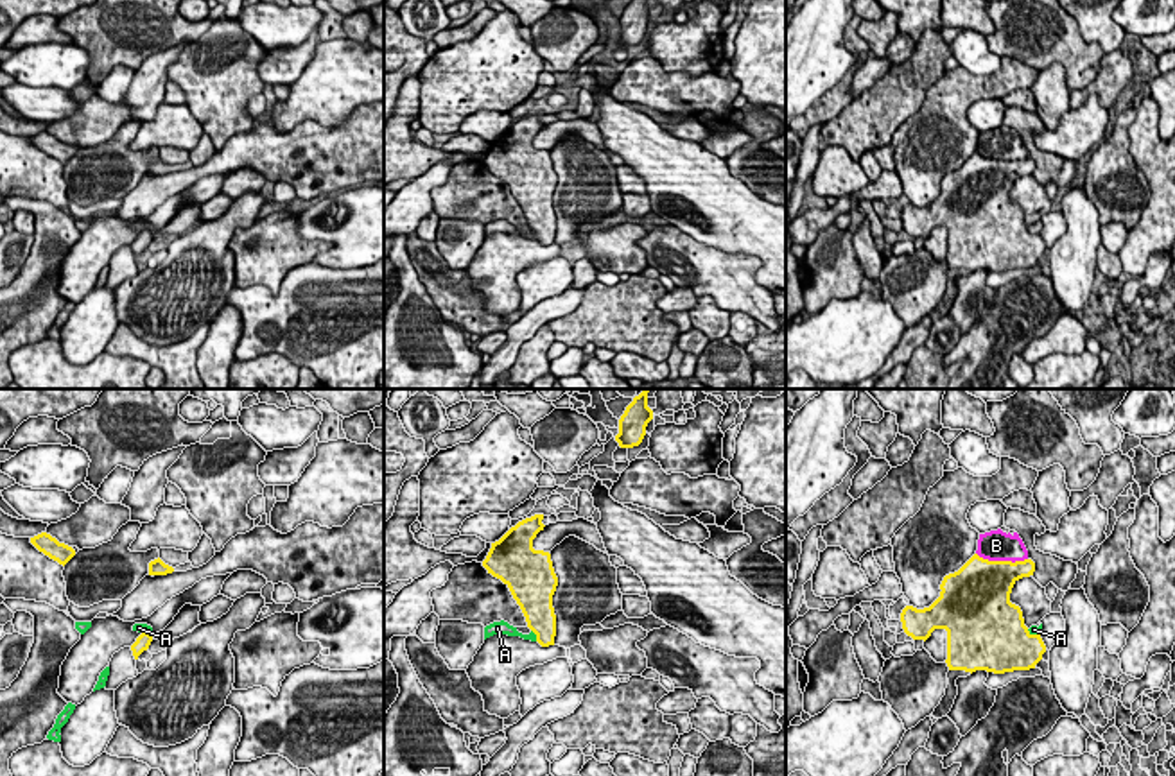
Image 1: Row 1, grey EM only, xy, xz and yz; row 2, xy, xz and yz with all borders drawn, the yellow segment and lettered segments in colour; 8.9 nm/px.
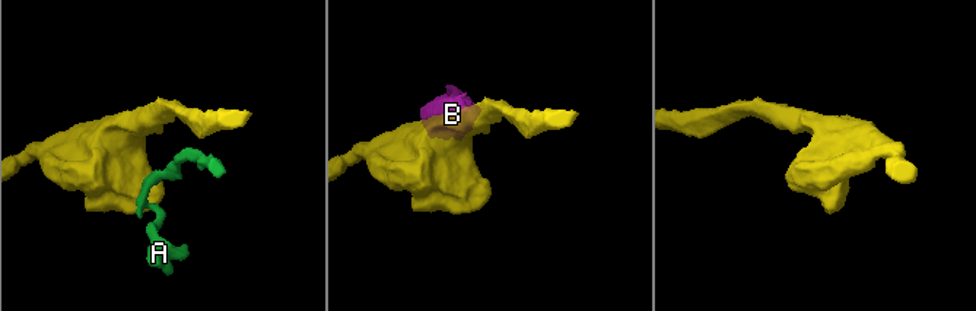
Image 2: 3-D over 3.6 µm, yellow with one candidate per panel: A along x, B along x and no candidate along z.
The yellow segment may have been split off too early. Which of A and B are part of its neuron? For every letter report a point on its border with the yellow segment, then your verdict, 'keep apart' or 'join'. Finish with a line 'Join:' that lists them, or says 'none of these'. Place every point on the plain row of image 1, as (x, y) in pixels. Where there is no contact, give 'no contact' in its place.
A: xz (535, 232) | keep apart
B: yz (1001, 160) | keep apart
Join: none of these

